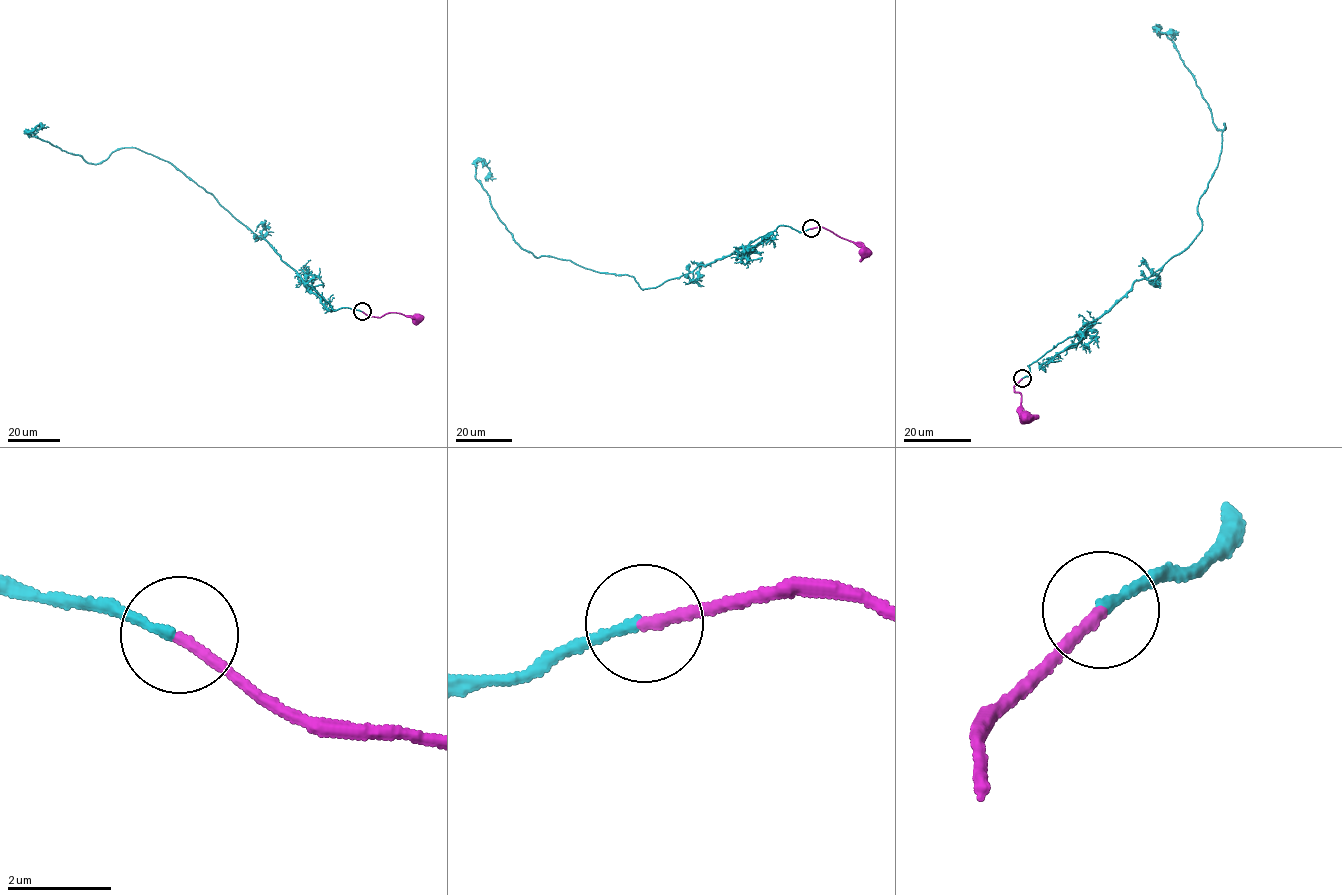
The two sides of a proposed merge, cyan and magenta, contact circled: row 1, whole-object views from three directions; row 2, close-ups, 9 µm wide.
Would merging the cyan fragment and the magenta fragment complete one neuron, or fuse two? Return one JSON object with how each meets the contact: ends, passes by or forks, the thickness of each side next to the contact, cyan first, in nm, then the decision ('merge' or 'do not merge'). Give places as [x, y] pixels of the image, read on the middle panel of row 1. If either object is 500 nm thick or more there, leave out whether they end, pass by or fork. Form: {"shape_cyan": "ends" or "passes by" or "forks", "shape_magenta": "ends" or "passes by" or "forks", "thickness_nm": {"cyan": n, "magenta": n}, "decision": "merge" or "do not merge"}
{"shape_cyan": "ends", "shape_magenta": "ends", "thickness_nm": {"cyan": 180, "magenta": 200}, "decision": "merge"}

